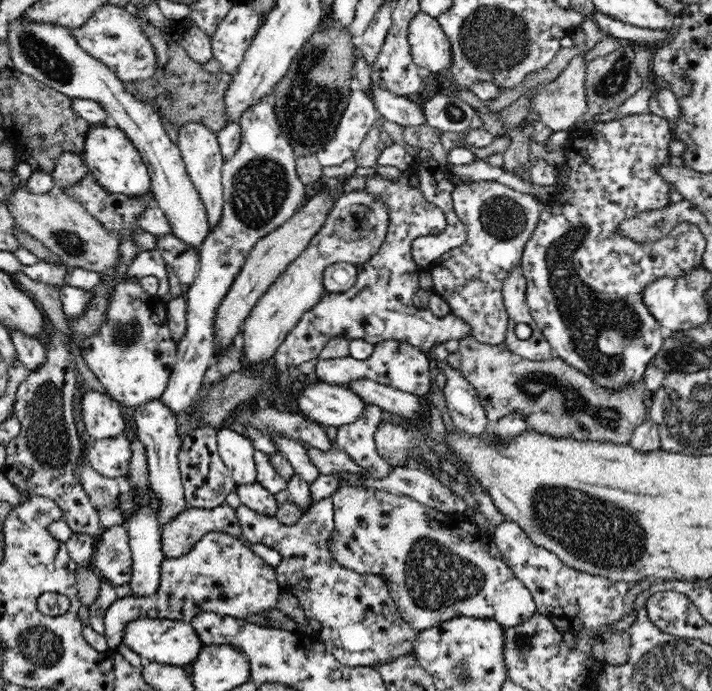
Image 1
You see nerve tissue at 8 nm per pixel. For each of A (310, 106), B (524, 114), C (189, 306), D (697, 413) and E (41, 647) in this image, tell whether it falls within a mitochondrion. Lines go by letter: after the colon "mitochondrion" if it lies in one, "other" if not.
A: mitochondrion
B: other
C: other
D: mitochondrion
E: mitochondrion

